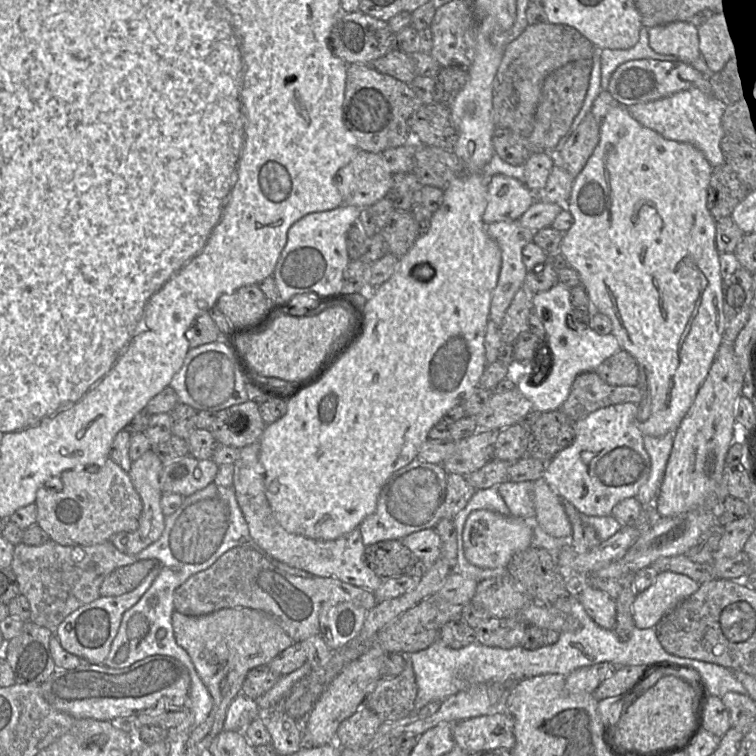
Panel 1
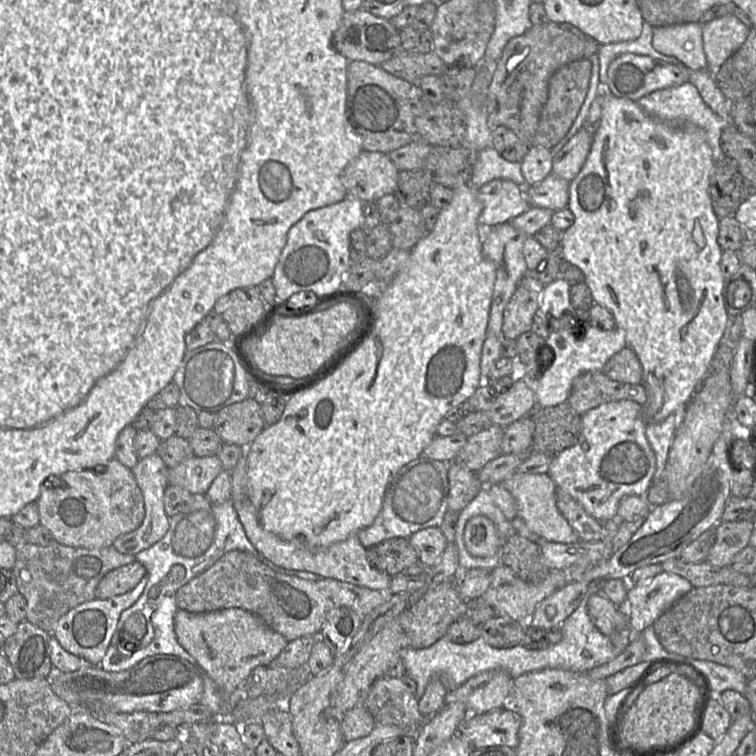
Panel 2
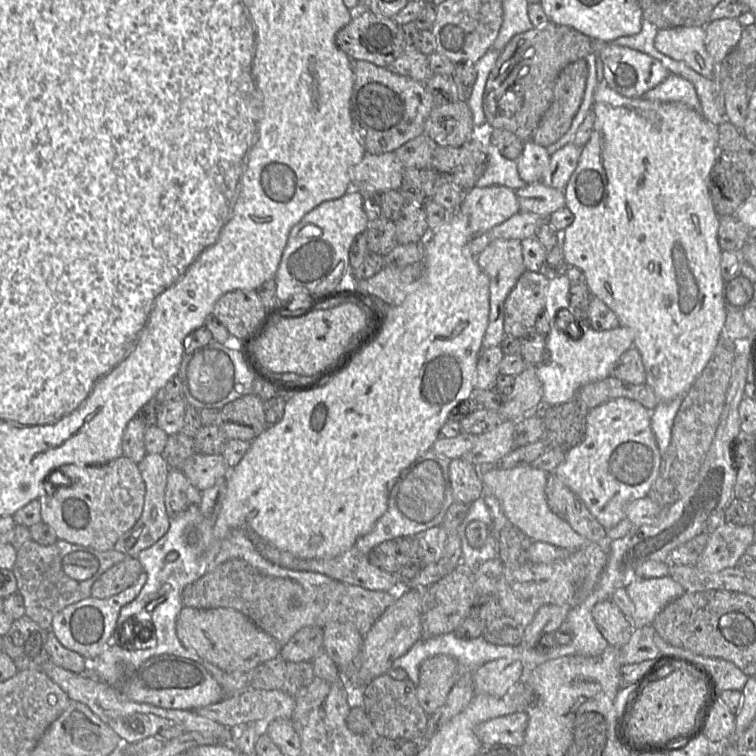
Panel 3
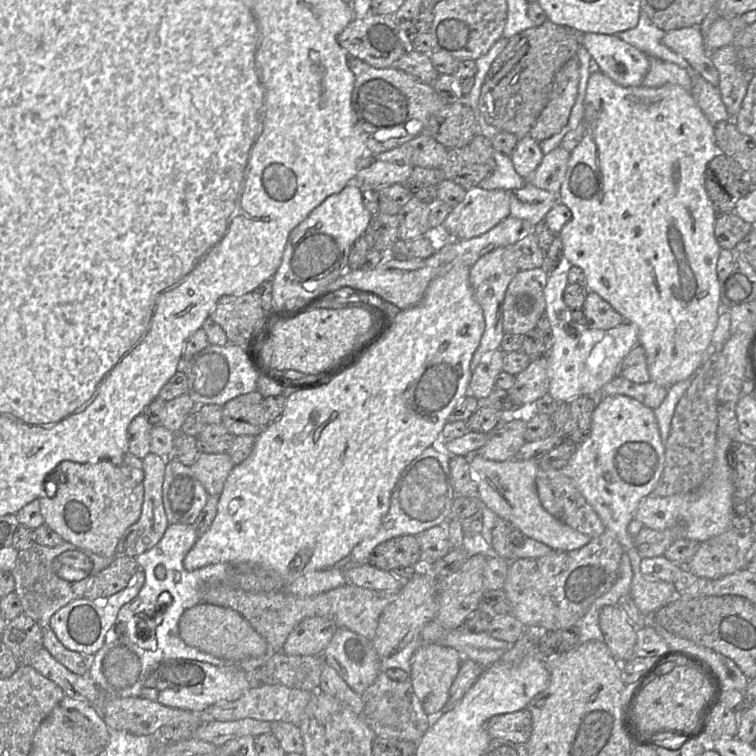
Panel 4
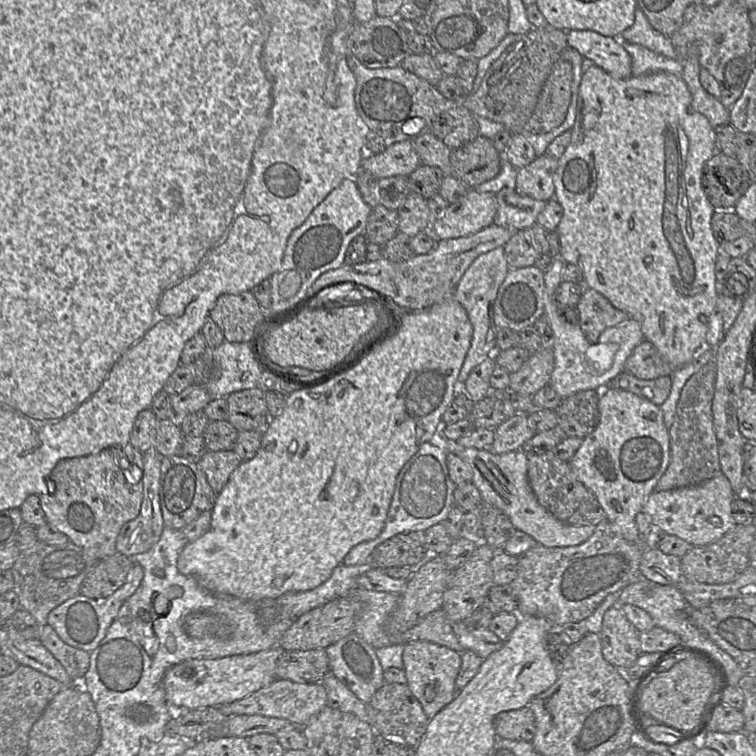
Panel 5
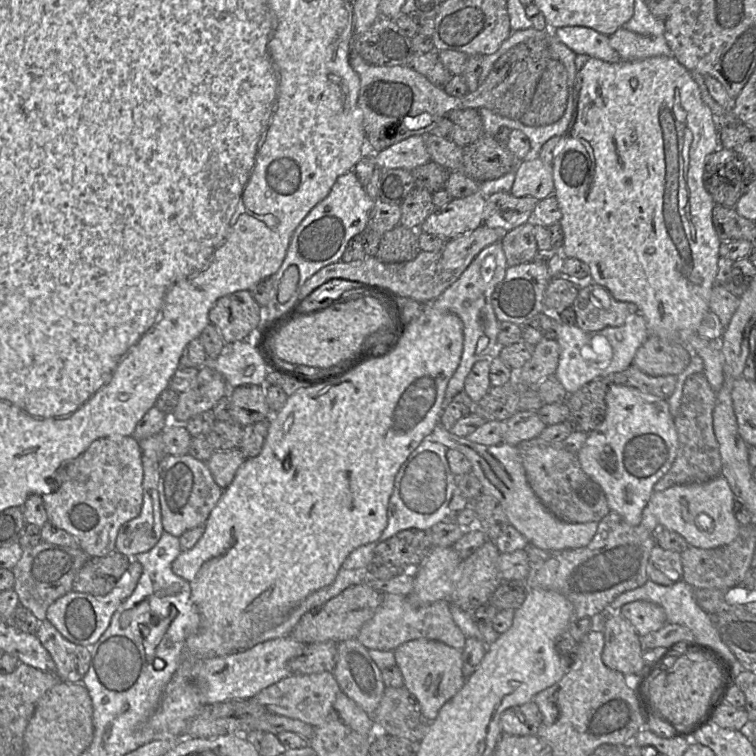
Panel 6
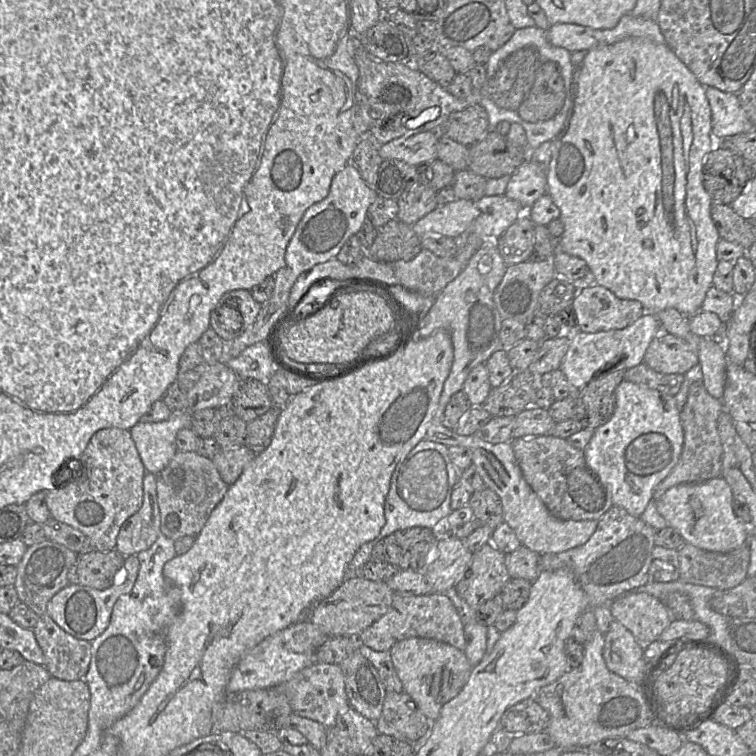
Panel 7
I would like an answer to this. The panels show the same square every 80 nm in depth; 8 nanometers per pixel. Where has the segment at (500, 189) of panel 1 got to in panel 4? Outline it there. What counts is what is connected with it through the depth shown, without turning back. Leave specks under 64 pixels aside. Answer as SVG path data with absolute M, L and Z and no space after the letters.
M473 187L466 191L461 203L453 207L442 224L444 236L453 239L471 239L491 230L498 223L510 216L510 199L504 190L484 190Z

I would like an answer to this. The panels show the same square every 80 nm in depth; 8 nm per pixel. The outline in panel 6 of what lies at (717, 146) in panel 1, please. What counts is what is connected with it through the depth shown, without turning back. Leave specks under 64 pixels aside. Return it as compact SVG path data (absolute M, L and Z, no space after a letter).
M621 27L608 38L610 46L624 61L635 61L653 56L673 56L664 36L643 36Z

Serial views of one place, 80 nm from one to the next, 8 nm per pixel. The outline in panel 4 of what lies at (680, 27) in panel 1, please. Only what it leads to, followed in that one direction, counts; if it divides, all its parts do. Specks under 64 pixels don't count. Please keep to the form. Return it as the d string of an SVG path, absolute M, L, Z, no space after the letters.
M700 27L675 29L664 33L662 43L683 57L708 83L719 84L719 74L704 45Z

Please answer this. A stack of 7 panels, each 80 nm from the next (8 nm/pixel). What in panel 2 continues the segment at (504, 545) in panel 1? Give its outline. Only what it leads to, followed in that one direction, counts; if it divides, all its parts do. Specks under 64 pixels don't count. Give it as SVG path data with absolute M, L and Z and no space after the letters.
M483 515L472 517L467 521L464 543L467 551L475 557L500 556L500 550L504 545L494 523Z

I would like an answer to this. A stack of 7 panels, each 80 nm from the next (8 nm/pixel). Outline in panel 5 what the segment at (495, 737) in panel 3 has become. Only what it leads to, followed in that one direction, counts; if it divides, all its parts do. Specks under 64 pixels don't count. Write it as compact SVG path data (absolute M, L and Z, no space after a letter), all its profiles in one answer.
M529 706L500 712L494 719L497 738L530 741L536 732L535 715Z

